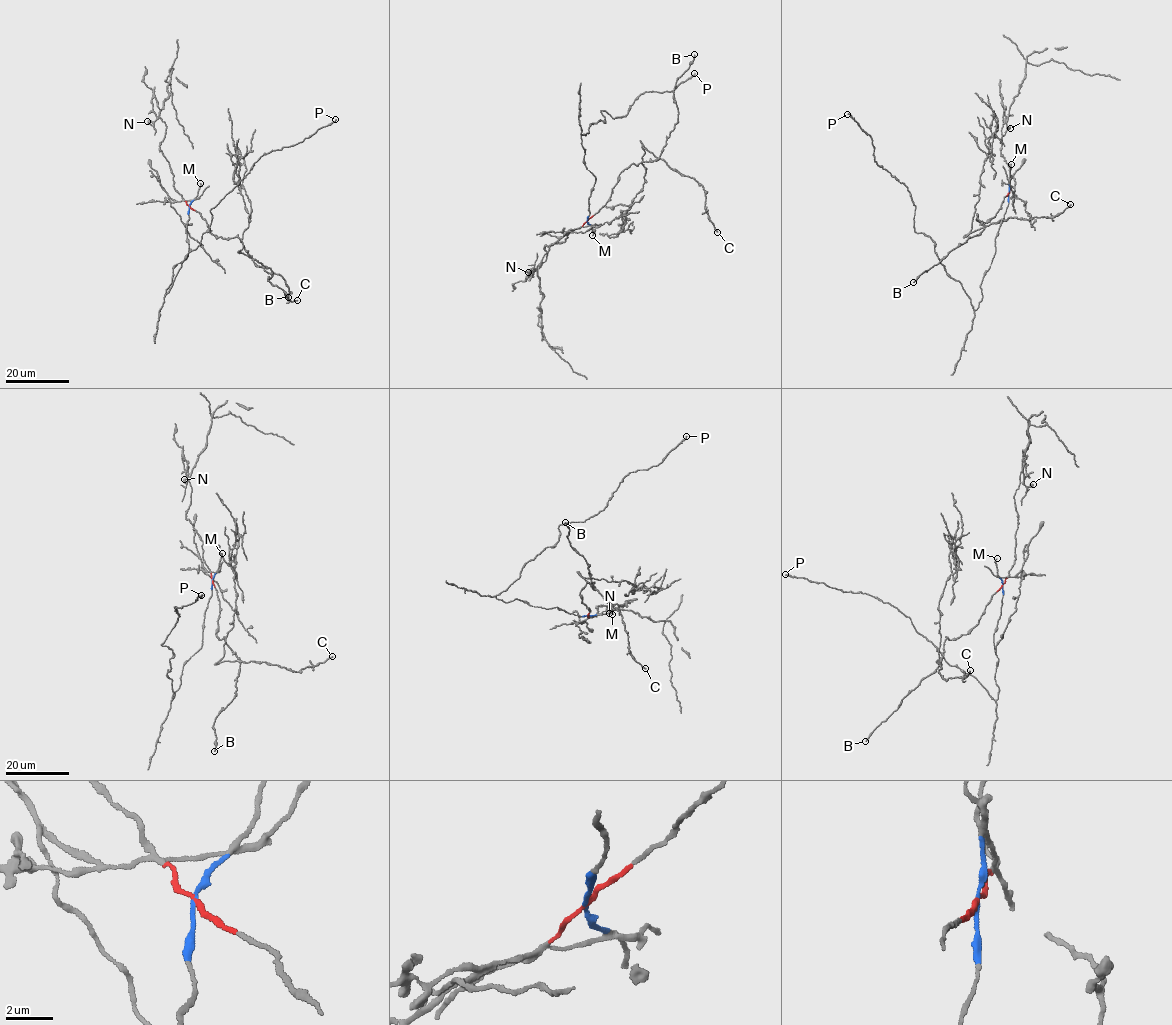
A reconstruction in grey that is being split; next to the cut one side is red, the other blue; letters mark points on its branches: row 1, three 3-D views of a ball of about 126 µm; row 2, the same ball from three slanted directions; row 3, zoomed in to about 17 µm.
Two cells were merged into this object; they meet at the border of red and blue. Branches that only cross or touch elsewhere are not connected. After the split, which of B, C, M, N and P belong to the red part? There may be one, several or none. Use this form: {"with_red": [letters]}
{"with_red": ["B", "C", "N"]}

